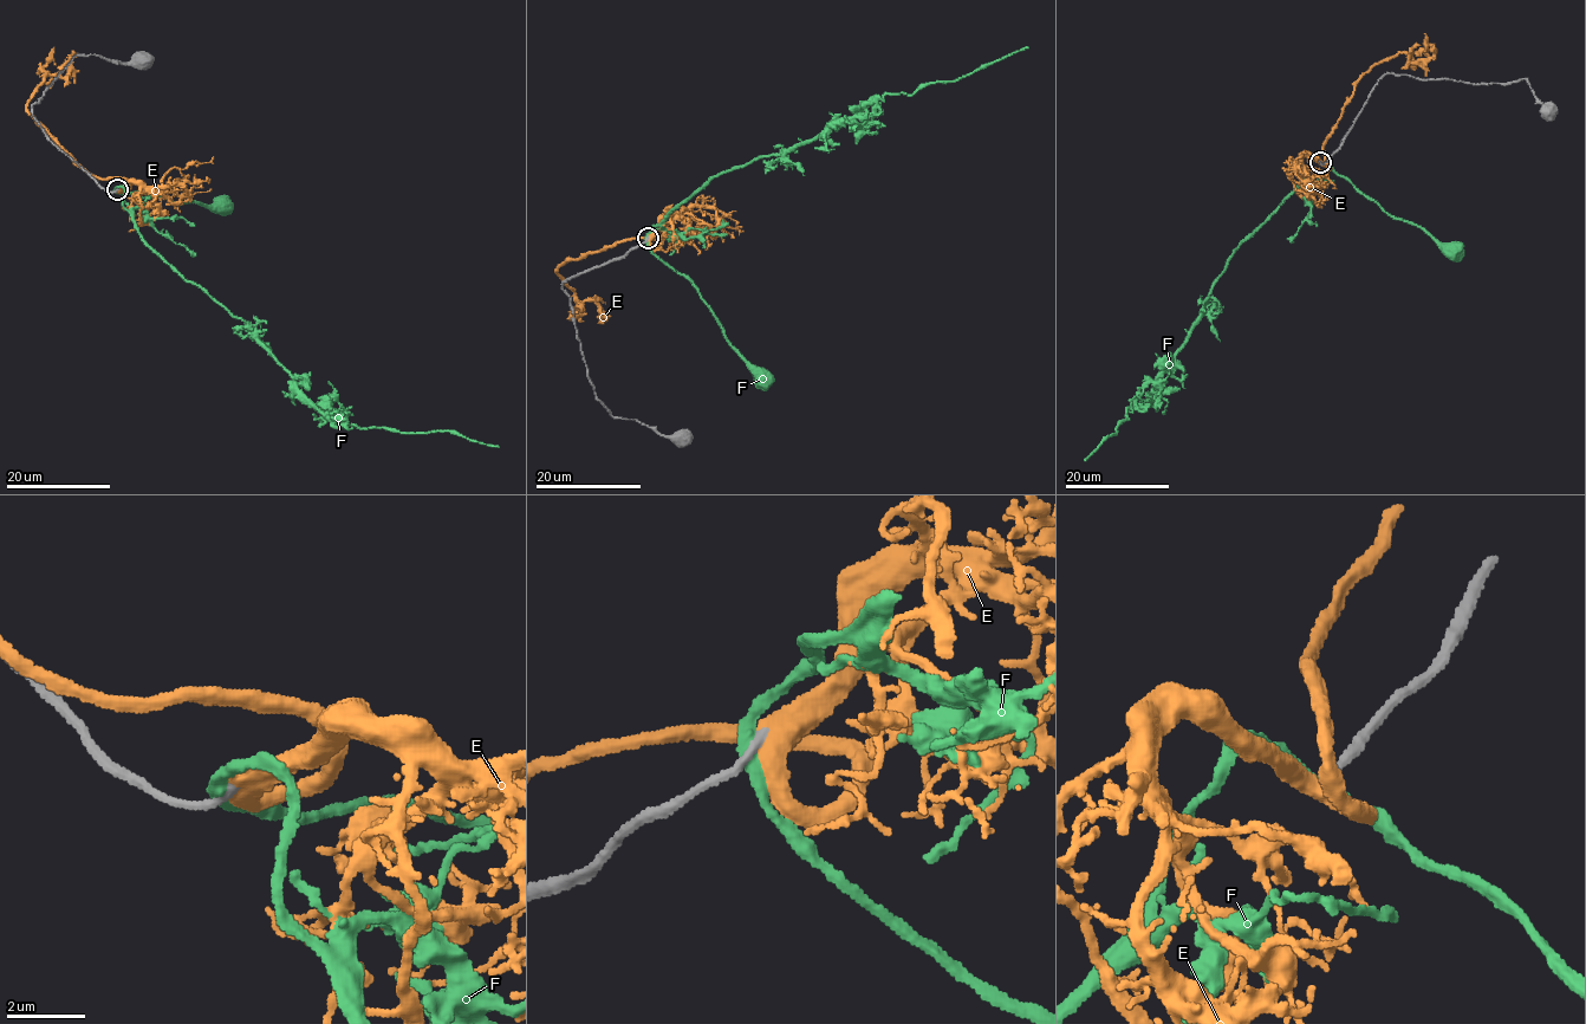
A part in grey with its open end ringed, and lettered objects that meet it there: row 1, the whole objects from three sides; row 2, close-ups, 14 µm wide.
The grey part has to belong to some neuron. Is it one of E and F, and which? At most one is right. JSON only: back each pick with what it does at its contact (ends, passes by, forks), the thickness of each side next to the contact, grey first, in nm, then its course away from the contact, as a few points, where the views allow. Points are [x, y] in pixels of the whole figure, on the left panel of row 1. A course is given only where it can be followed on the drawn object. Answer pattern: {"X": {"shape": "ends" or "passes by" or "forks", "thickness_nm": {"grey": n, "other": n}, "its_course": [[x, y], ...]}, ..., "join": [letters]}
{"E": {"shape": "passes by", "thickness_nm": {"grey": 240, "other": 480}, "its_course": [[117, 190], [128, 188], [128, 182], [86, 173], [28, 111], [26, 105], [45, 76], [65, 76], [77, 54]]}, "join": ["E"]}

